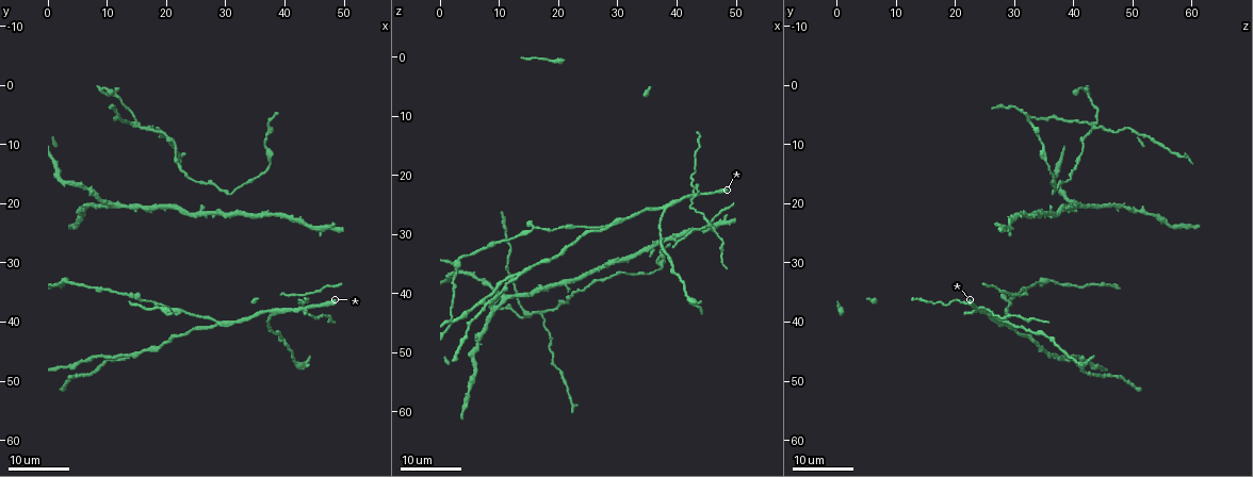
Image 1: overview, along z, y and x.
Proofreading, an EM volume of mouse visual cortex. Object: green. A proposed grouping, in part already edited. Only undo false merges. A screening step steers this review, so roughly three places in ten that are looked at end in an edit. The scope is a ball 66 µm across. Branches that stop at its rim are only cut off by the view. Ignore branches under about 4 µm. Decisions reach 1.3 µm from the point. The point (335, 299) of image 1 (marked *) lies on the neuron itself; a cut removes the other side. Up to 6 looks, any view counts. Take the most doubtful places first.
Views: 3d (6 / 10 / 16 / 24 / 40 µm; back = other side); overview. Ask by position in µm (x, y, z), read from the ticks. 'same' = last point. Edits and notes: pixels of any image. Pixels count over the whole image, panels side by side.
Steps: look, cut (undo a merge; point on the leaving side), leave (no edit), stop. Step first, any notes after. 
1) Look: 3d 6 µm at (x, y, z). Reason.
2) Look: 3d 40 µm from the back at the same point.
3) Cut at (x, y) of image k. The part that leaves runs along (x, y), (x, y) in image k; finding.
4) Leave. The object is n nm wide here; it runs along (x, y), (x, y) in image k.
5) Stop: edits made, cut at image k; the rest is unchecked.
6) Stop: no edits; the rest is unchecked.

Look: 3d 24 µm at (11.5, 46.5, 38.0). A fork.

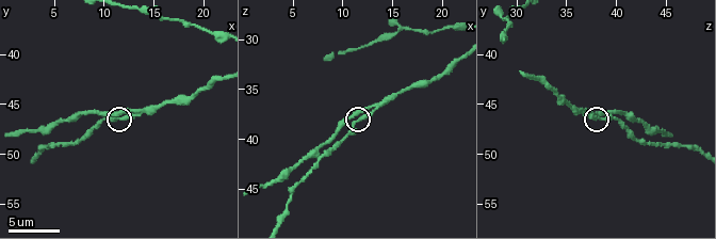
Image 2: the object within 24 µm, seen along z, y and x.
Look: 3d 6 µm at (11.6, 46.6, 38.2). Closer look.

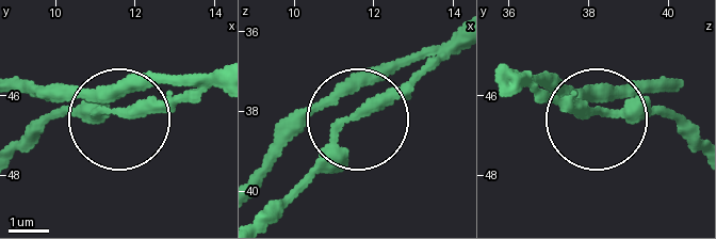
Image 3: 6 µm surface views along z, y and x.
Leave. 3 arms meet here; one neuron here.

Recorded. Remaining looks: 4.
Look: 3d 10 µm at (15.6, 36.2, 29.2). Three-way junction.

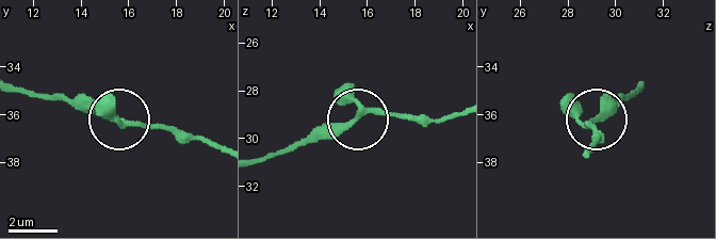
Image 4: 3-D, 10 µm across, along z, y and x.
Look: 3d 10 µm from the back at (15.6, 36.4, 29.0).

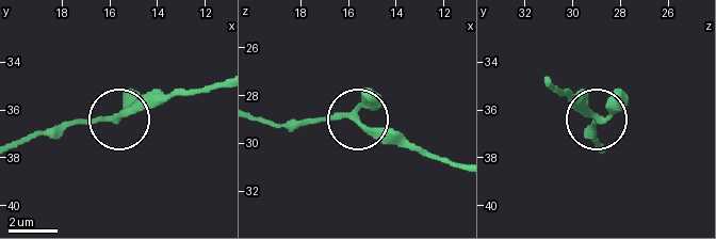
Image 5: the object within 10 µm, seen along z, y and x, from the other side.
Leave. It runs along (18, 145), (85, 121), (128, 116), (168, 93) in image 5; continuous, no second neuron.

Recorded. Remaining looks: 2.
Look: 3d 16 µm at (30.0, 17.5, 36.5).

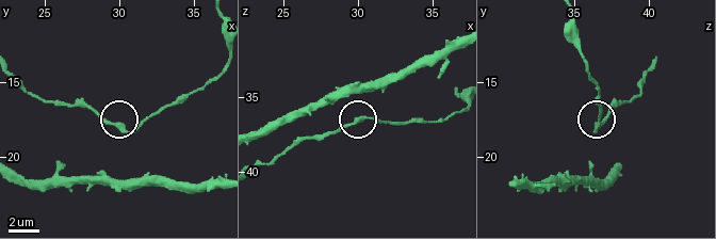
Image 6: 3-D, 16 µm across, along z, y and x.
Look: 3d 10 µm at (30.2, 18.0, 36.6).

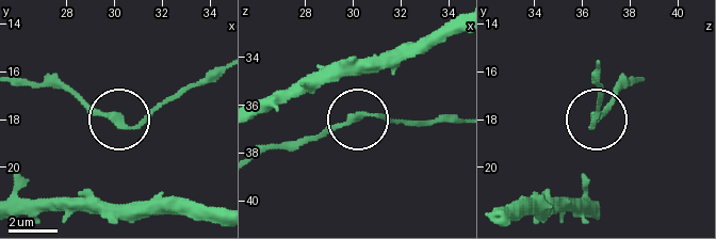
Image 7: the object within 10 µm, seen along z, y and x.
Cut at (87, 107) of image 7. The part that leaves runs along (114, 121), (61, 88), (18, 83) in image 7; two neurons meet here.

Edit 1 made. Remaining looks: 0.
Stop: edits made, cut at image 7; the rest is unchecked.

